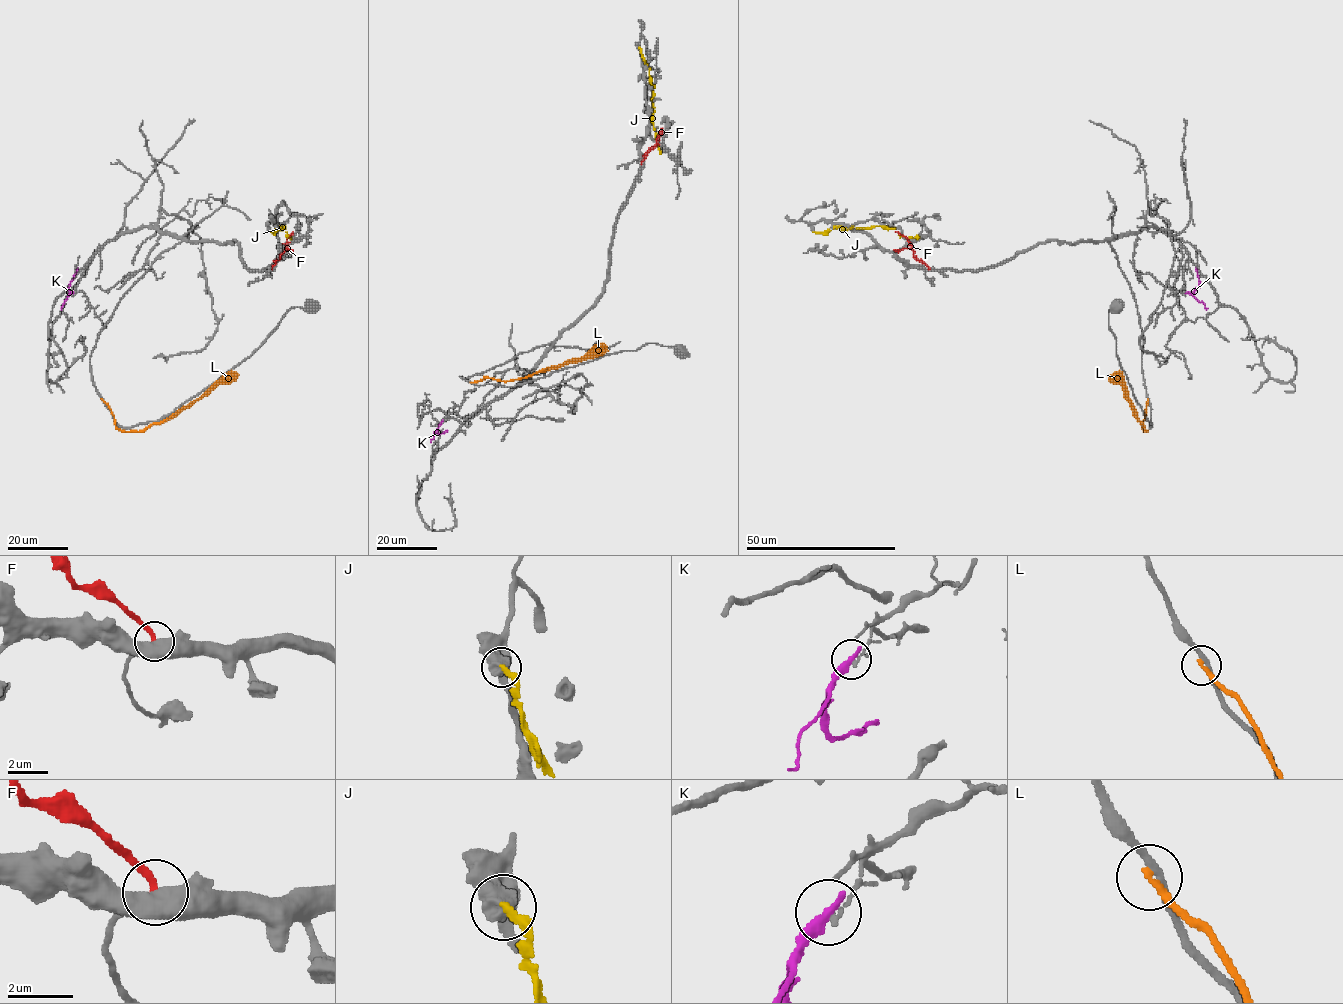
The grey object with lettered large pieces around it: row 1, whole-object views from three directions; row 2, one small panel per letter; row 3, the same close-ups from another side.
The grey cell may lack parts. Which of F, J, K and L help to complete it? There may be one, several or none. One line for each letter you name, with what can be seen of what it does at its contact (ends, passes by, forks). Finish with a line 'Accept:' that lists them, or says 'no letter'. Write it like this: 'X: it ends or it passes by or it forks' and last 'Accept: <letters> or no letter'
Accept: no letter

